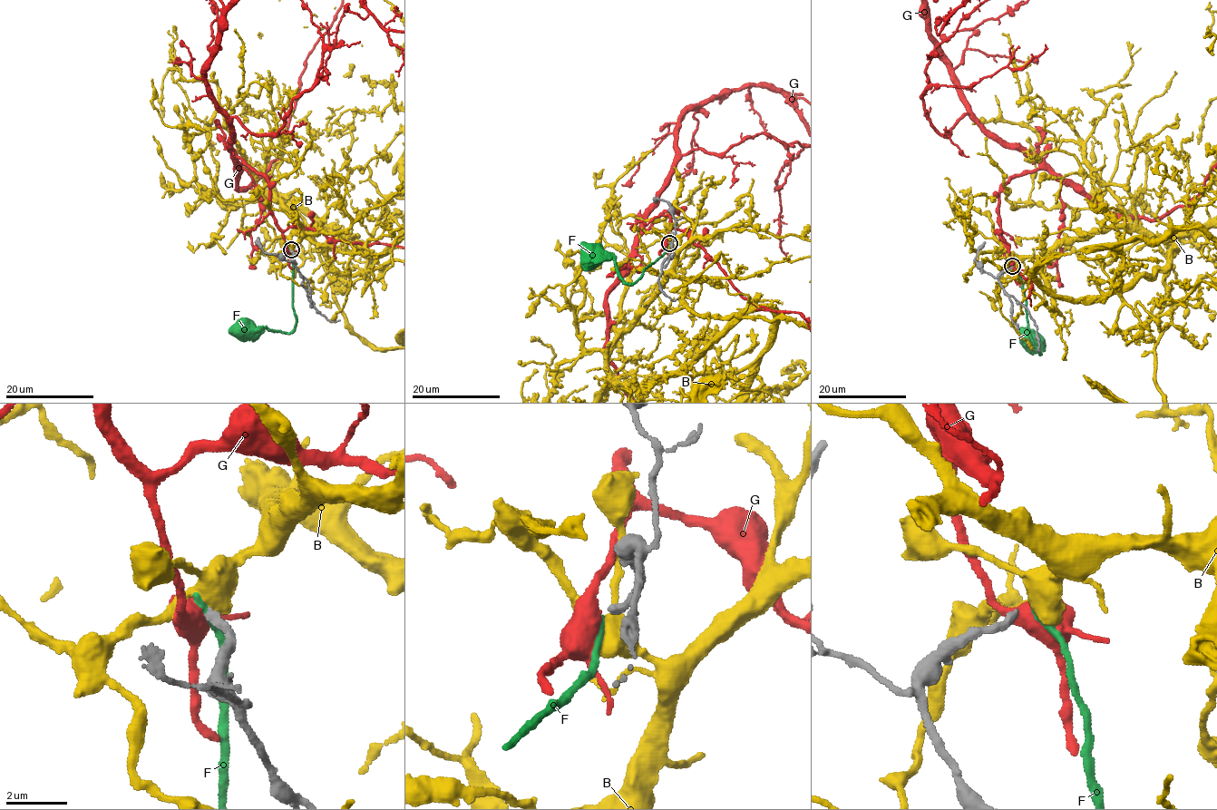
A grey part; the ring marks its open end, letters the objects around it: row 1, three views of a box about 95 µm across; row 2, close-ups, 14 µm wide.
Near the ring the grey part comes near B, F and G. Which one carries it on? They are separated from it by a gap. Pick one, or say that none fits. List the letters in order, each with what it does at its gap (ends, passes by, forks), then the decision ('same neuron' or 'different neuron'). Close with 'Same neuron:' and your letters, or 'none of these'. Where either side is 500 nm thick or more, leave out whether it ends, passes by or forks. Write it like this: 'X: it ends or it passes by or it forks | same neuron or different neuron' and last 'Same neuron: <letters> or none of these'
B: it forks | different neuron
F: it ends | different neuron
G: it passes by | different neuron
Same neuron: none of these

